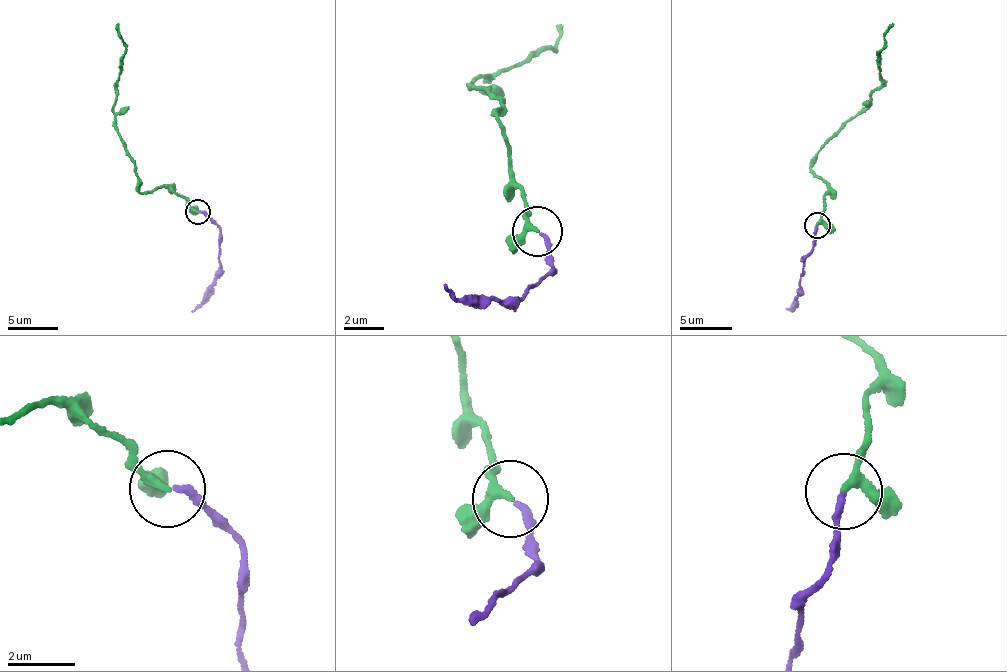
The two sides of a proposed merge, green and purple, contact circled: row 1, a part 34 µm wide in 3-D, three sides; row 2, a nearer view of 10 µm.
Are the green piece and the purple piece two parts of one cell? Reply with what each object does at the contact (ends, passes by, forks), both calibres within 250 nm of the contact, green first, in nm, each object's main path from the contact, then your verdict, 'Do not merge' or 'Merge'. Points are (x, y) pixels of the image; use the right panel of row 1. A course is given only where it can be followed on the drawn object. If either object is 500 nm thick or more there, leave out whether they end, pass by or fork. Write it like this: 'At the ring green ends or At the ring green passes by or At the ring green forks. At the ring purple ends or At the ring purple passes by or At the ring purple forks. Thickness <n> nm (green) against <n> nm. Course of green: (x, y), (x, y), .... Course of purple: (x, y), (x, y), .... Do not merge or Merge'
At the ring green passes by. At the ring purple ends. Thickness 200 nm (green) against 190 nm. Course of green: (817, 225), (828, 190), (813, 175), (813, 157), (870, 105), (872, 90), (882, 84), (877, 50), (893, 24). Course of purple: (817, 225), (795, 308), (787, 307). Merge

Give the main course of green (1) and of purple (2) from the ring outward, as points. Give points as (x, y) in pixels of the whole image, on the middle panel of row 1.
1: (539, 232), (512, 183), (495, 113), (503, 107), (500, 98), (472, 88), (551, 45), (557, 49), (562, 29)
2: (539, 232), (553, 272), (508, 306), (489, 300), (478, 309), (444, 283)

